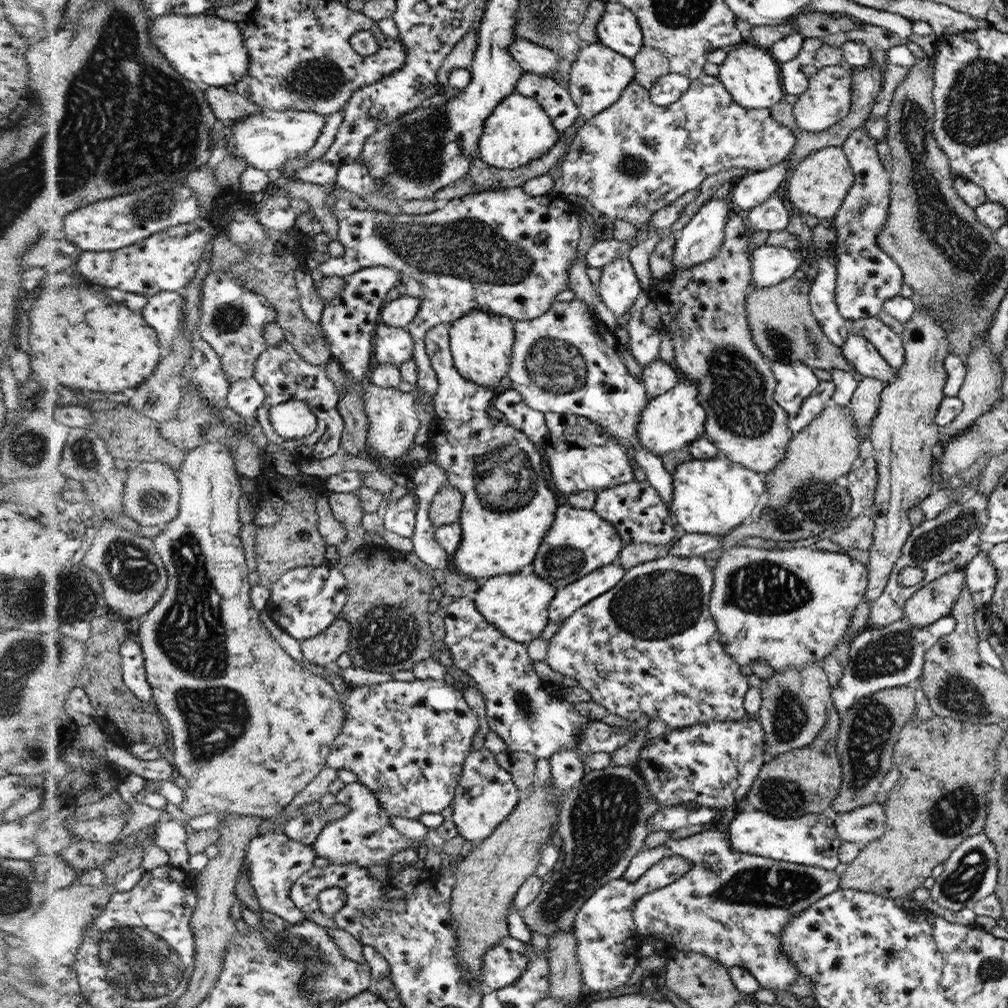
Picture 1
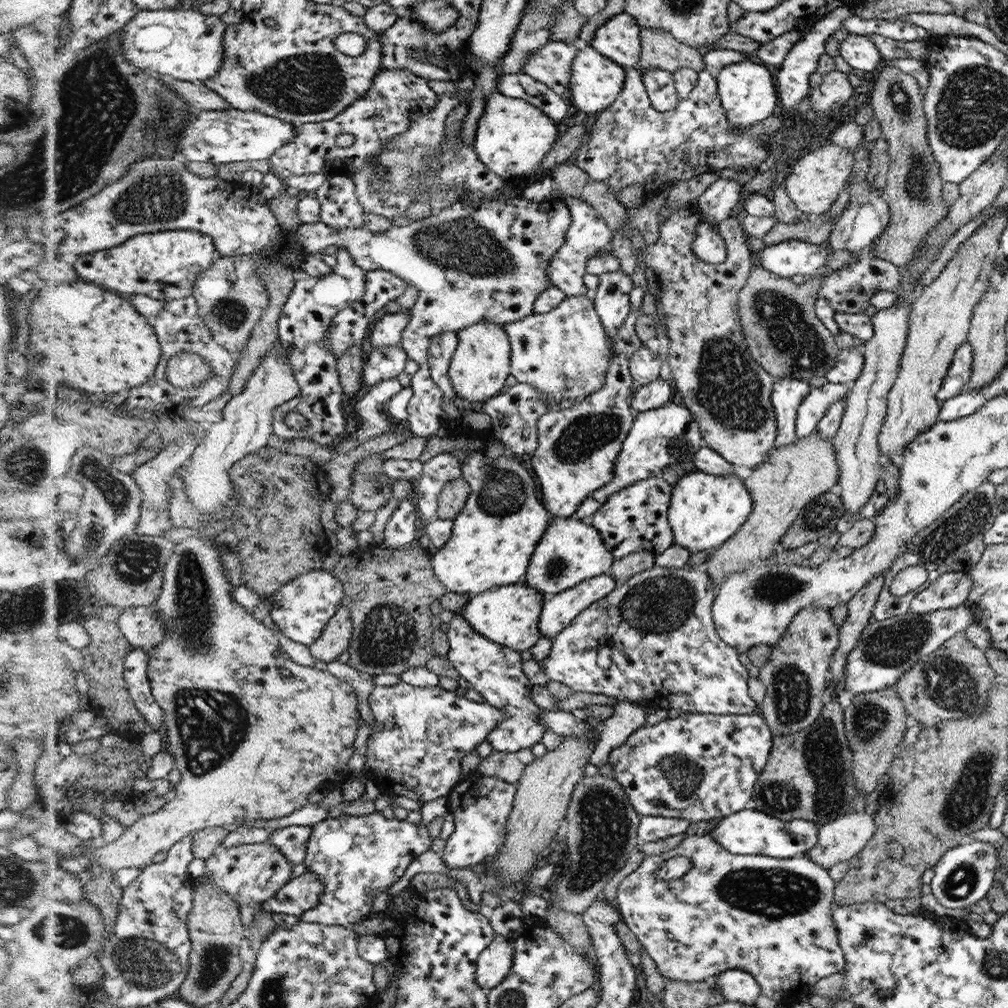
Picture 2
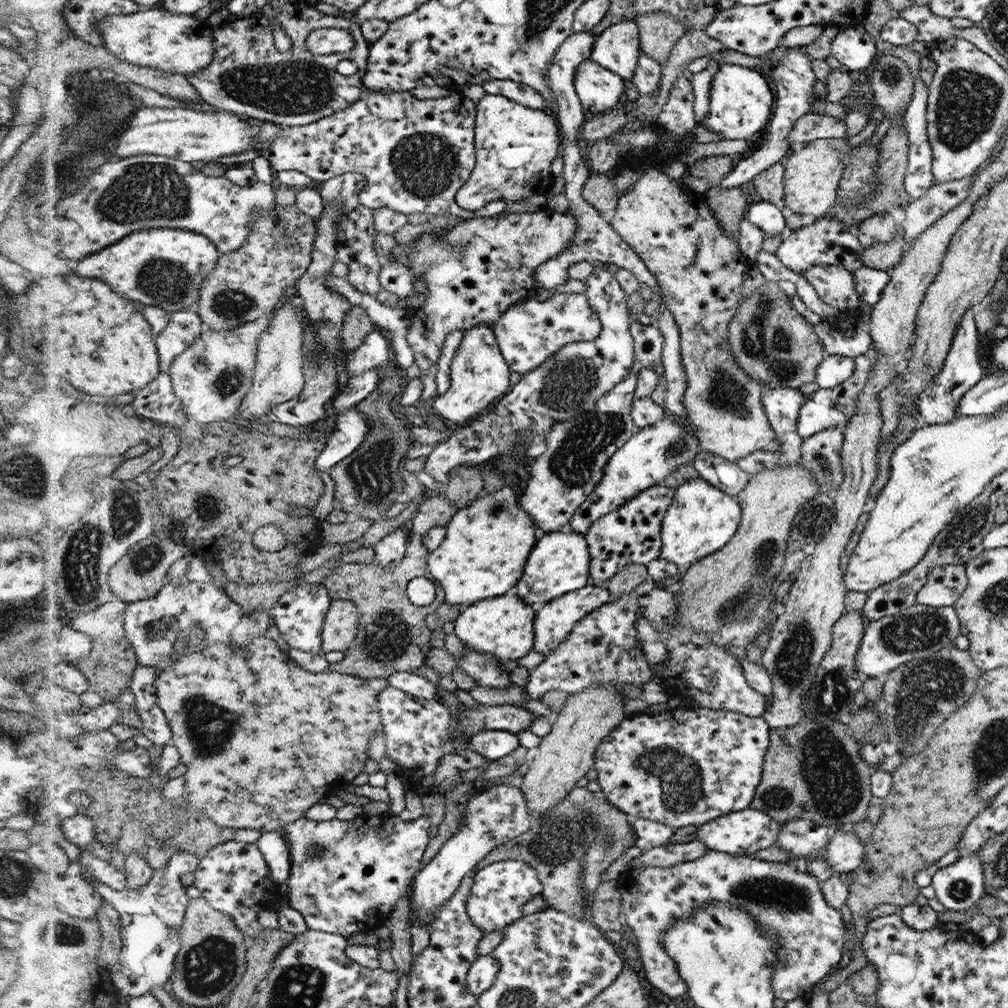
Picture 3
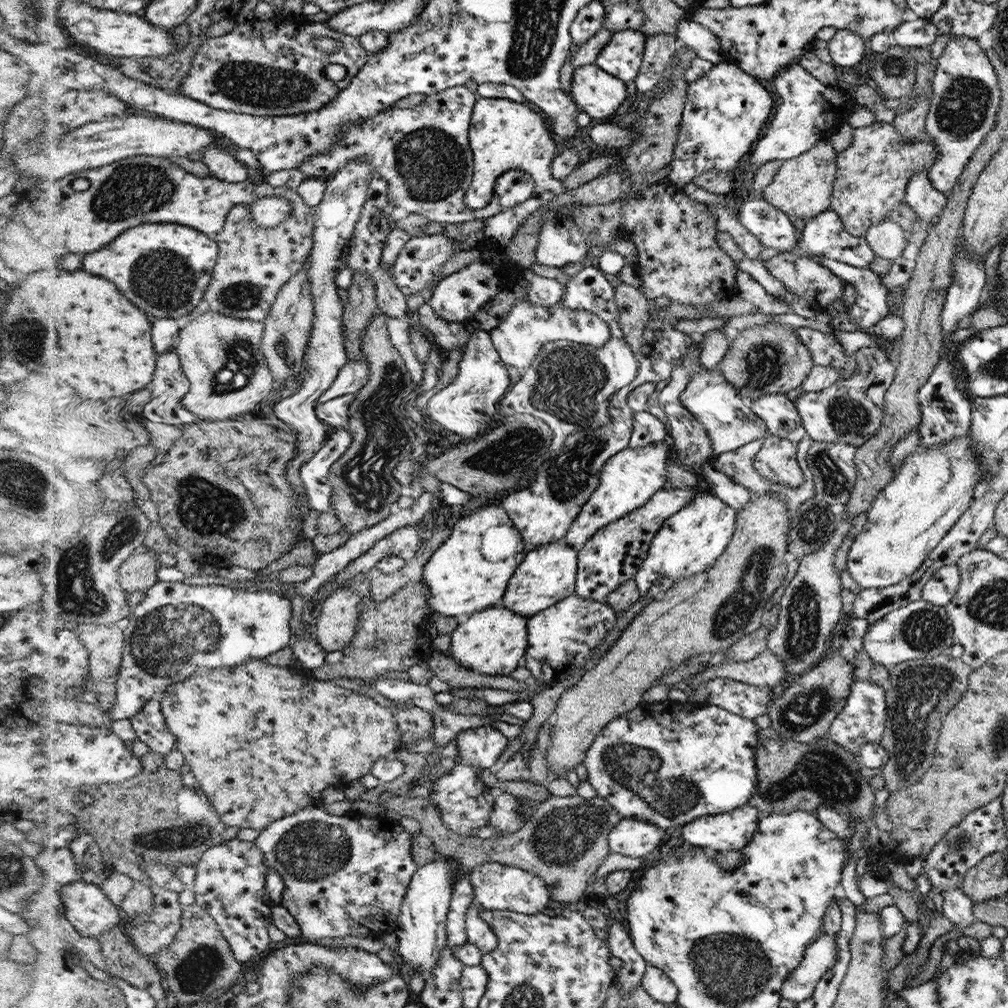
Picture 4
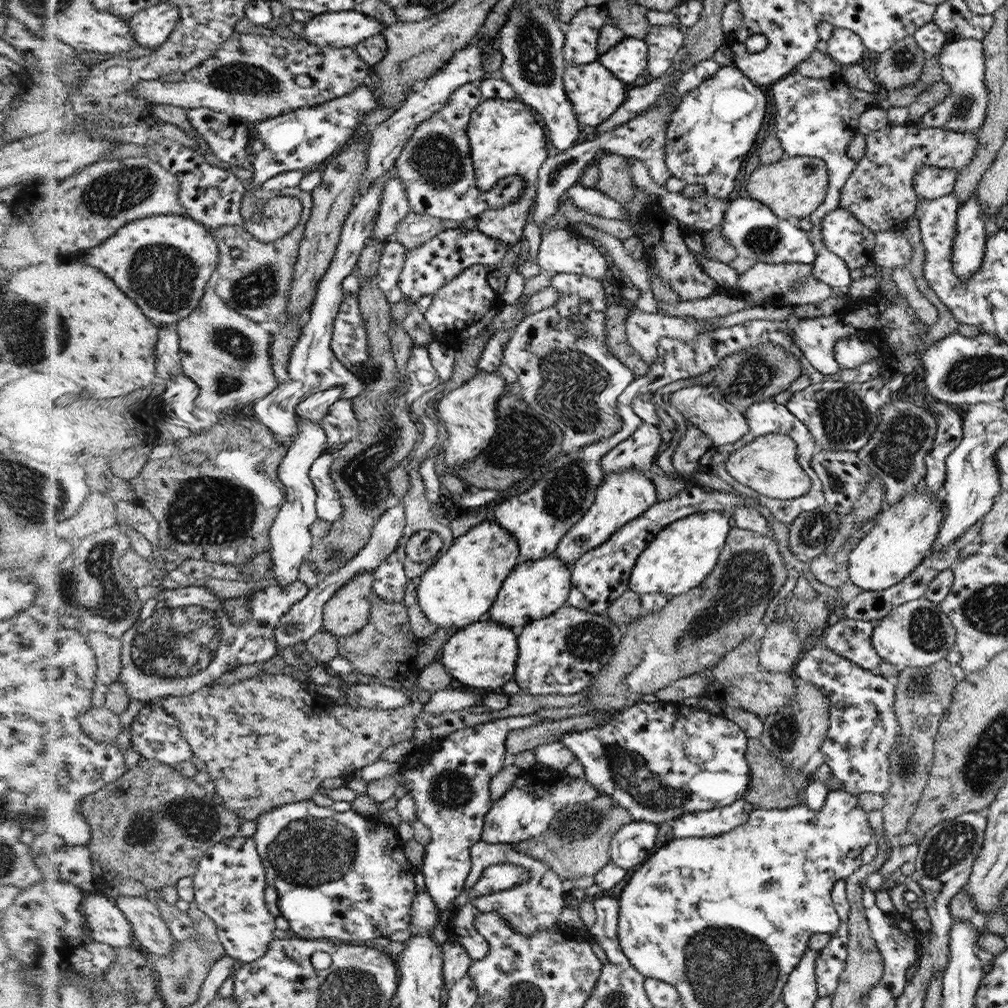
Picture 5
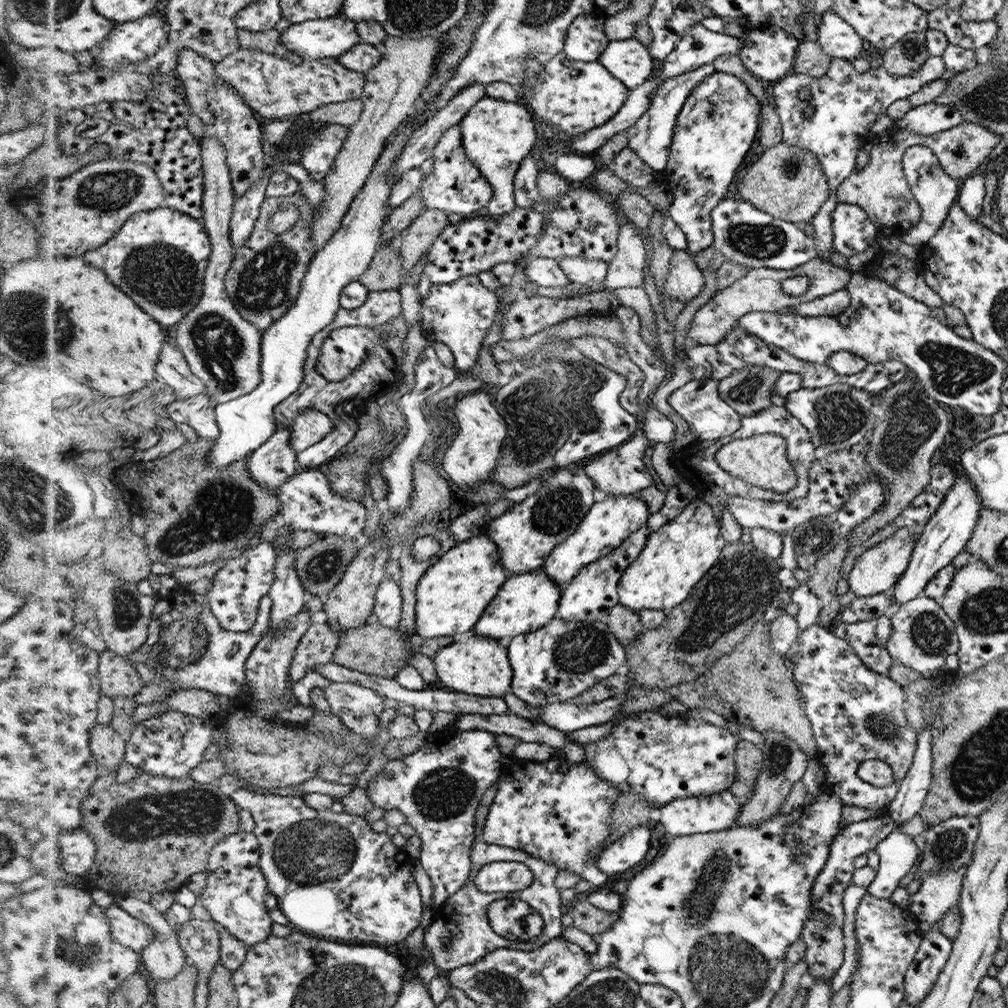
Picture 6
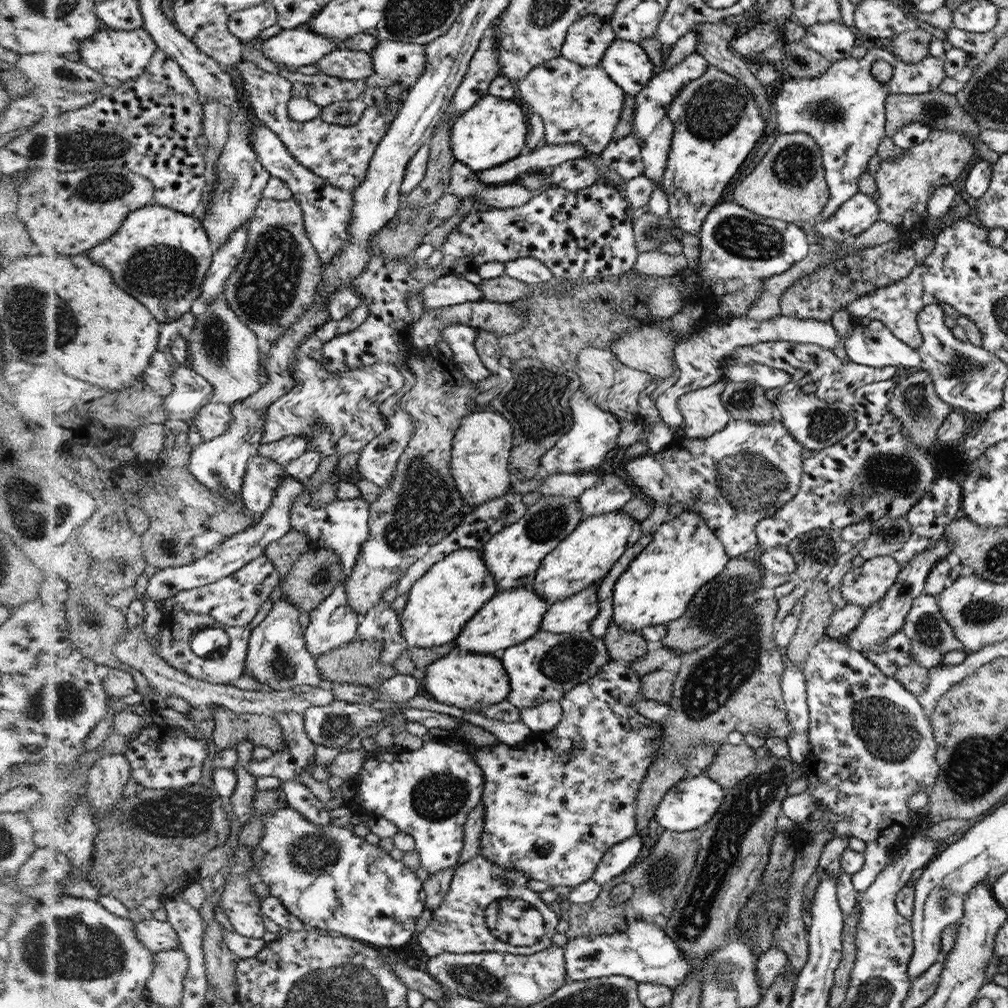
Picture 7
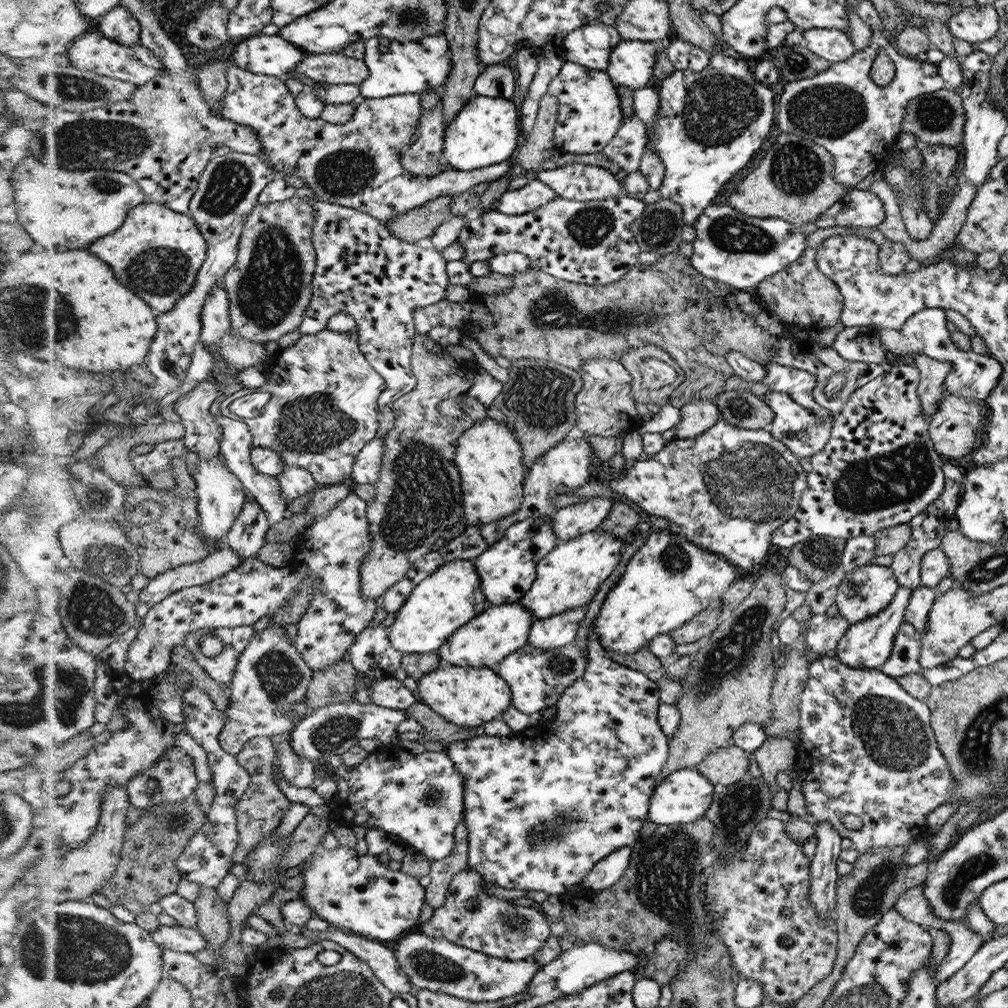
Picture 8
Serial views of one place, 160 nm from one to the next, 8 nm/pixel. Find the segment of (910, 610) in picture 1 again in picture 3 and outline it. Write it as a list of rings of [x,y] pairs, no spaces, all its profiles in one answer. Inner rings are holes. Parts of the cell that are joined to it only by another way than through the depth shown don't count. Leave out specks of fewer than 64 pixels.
[[[938,566],[927,575],[927,582],[917,594],[916,605],[947,607],[956,605],[968,585],[965,566]]]

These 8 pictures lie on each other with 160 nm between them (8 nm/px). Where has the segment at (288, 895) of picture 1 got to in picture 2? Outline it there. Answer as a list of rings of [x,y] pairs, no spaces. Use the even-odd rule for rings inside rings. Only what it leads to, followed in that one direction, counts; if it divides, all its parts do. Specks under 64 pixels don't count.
[[[269,841],[230,848],[222,846],[207,859],[204,875],[213,882],[212,885],[220,886],[242,905],[256,907],[272,900],[293,880],[294,866],[278,846]]]

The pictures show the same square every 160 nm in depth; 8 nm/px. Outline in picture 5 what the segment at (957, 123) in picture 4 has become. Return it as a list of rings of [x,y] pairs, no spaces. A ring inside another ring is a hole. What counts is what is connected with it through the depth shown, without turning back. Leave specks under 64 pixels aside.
[[[971,38],[947,42],[938,55],[942,68],[942,82],[950,86],[950,95],[932,110],[921,116],[920,126],[933,129],[946,129],[959,133],[978,133],[985,124],[989,110],[989,88],[985,82],[985,57],[983,42]],[[924,166],[918,170],[912,182],[918,197],[936,200],[952,195],[956,180],[957,172],[954,170],[942,169],[938,166]]]

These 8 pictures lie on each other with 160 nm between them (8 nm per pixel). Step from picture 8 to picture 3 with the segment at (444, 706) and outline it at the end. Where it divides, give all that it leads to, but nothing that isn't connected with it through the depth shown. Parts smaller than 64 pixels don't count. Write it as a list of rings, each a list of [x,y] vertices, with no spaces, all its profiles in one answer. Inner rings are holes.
[[[511,592],[501,597],[485,598],[464,607],[453,622],[454,635],[464,643],[464,647],[472,647],[474,651],[497,658],[499,662],[518,661],[519,658],[526,657],[533,652],[536,645],[535,618],[534,607],[520,595]]]

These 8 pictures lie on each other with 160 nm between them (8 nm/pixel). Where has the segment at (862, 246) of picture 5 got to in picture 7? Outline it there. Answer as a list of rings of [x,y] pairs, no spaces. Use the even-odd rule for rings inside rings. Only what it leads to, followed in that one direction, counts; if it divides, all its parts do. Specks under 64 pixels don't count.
[[[856,193],[826,220],[818,218],[813,224],[823,237],[844,244],[860,236],[880,220],[880,207],[870,195]]]

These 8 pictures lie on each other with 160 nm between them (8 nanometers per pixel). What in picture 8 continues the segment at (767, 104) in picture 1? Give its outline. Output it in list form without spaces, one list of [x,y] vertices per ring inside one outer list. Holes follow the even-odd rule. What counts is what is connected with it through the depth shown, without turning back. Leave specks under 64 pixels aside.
[[[711,54],[711,60],[705,70],[675,71],[665,78],[657,90],[660,98],[657,112],[656,132],[649,134],[651,150],[662,159],[665,176],[660,185],[660,196],[679,204],[683,210],[683,221],[693,226],[705,209],[714,203],[716,192],[744,168],[754,152],[764,144],[772,120],[774,120],[774,94],[768,86],[760,84],[742,59],[730,58],[730,54]]]

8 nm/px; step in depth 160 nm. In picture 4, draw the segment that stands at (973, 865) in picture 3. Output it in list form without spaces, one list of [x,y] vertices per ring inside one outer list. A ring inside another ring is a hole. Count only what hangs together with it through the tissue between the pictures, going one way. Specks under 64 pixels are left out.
[[[961,885],[949,888],[946,892],[942,890],[943,909],[941,910],[955,924],[953,935],[961,935],[963,928],[974,924],[976,919],[972,913],[974,903],[970,897],[961,889]]]

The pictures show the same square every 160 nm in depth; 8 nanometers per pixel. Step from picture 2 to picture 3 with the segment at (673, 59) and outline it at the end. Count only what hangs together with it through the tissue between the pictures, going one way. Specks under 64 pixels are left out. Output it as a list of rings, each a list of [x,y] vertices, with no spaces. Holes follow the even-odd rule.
[[[664,11],[644,13],[633,20],[641,31],[641,52],[664,66],[677,43],[685,37],[685,27]]]

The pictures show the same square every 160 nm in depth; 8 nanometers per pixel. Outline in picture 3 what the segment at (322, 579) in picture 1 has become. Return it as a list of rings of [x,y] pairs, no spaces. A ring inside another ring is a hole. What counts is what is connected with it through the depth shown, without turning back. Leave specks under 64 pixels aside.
[[[302,584],[288,591],[272,610],[282,631],[282,639],[286,648],[312,653],[316,656],[320,653],[322,625],[326,611],[333,598],[329,595],[323,584]]]

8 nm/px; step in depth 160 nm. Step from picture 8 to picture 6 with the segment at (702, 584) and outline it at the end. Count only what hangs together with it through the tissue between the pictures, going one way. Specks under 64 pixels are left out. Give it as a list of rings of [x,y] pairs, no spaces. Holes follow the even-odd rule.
[[[693,500],[681,514],[649,536],[650,546],[625,571],[619,587],[619,602],[636,612],[664,610],[666,613],[684,602],[724,552],[721,524],[708,503]]]

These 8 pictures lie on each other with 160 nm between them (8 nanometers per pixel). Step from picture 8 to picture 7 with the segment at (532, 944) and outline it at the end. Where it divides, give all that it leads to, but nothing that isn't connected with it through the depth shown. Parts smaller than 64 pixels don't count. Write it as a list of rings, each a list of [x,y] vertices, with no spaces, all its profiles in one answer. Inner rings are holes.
[[[484,854],[476,855],[472,860],[458,865],[453,871],[453,877],[449,890],[442,904],[433,910],[432,919],[427,928],[418,934],[418,944],[422,946],[428,956],[436,956],[440,953],[453,952],[454,954],[466,953],[488,953],[498,951],[504,954],[522,954],[528,956],[546,950],[552,944],[552,936],[556,934],[558,916],[552,912],[542,900],[538,892],[532,892],[526,888],[530,880],[529,874],[523,870],[516,870],[511,866],[502,868],[495,862],[490,862]],[[509,880],[511,883],[502,881]],[[499,898],[520,899],[528,902],[538,912],[542,913],[544,919],[544,936],[540,942],[532,946],[516,946],[500,942],[487,927],[485,910]]]

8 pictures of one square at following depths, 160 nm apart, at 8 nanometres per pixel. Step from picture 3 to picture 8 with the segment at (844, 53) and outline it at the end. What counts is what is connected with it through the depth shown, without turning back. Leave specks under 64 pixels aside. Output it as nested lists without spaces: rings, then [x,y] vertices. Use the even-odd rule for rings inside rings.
[[[818,28],[804,30],[803,34],[803,45],[831,64],[846,61],[858,52],[857,48],[852,46],[853,40],[840,30]]]

